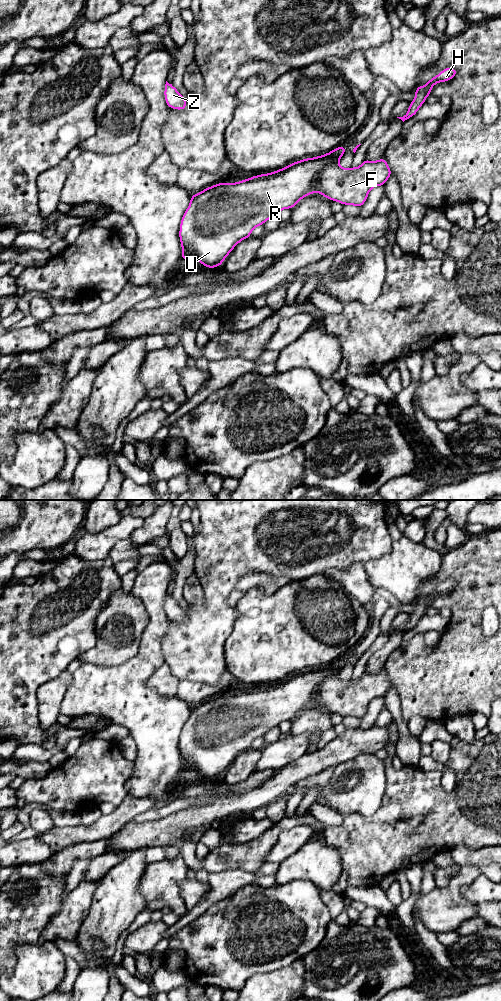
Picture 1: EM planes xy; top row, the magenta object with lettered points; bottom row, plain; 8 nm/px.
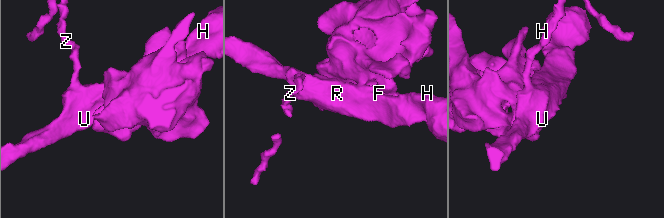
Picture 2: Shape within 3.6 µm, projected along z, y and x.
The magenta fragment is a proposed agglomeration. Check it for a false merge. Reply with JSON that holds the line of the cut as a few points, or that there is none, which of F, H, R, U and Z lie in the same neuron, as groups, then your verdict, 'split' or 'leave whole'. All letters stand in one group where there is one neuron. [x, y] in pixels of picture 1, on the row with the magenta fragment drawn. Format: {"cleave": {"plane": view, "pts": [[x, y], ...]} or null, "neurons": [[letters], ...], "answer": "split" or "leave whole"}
{"cleave": null, "neurons": [["F", "H", "R", "U", "Z"]], "answer": "leave whole"}

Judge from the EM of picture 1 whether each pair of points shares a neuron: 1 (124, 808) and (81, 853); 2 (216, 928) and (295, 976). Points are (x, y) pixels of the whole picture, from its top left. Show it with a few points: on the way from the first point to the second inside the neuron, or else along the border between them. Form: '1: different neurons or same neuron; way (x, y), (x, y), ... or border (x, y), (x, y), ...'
1: different neurons; border (109, 837), (103, 840), (78, 842), (69, 847)
2: different neurons; border (301, 958), (283, 967), (258, 974)

